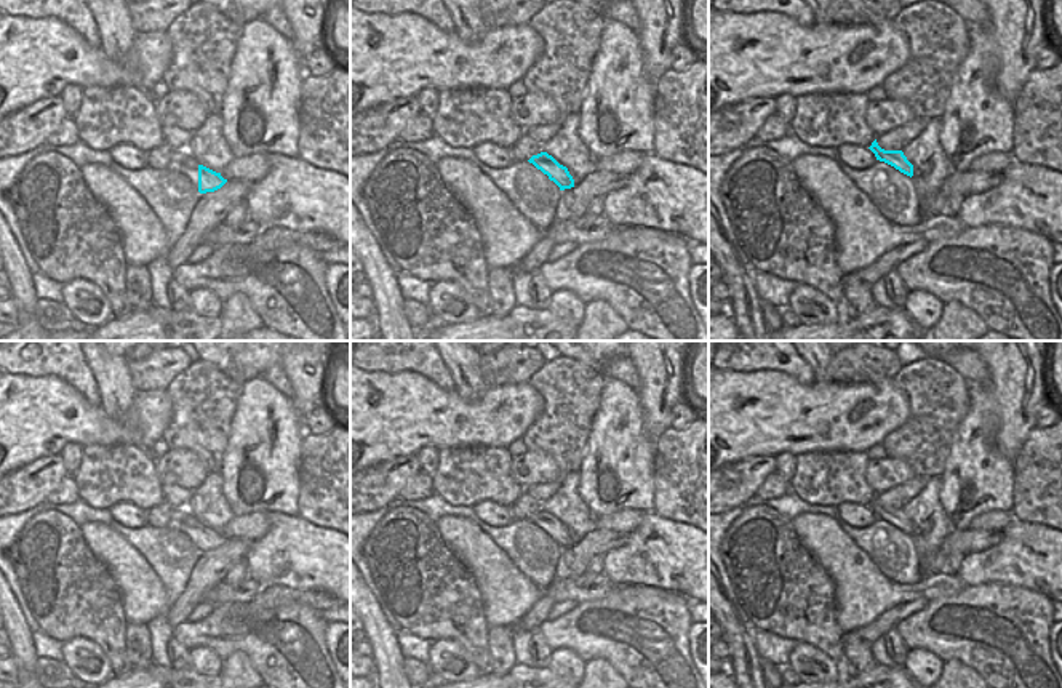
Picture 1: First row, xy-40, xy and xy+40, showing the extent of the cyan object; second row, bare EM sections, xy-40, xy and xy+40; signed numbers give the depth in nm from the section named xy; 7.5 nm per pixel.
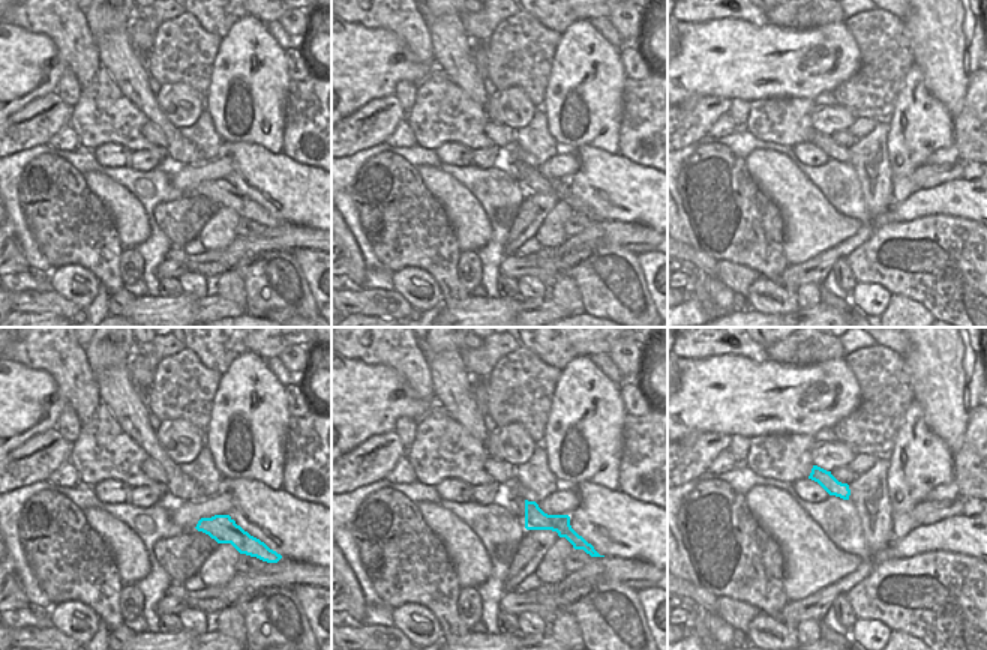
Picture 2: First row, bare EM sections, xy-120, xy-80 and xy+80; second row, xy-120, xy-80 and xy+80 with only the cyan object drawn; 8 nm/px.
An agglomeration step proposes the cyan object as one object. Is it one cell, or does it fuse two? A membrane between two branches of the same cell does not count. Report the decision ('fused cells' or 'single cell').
fused cells

